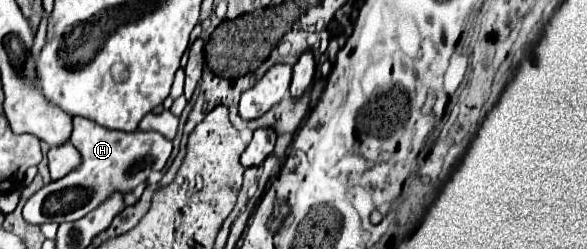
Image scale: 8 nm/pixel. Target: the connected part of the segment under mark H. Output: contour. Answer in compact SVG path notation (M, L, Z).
M72 117L72 121L74 129L70 143L82 153L82 165L66 177L44 185L28 199L24 205L24 219L28 223L42 225L48 221L76 221L96 209L112 191L134 191L142 181L148 179L152 171L162 171L172 153L172 141L156 131L122 133L114 129L102 129L102 125L94 125L94 121L86 117Z

